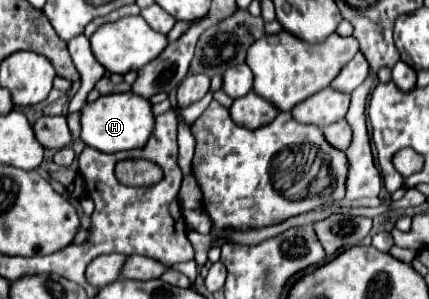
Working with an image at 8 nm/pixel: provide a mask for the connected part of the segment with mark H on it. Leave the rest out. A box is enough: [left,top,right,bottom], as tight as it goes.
[80,91,154,153]

